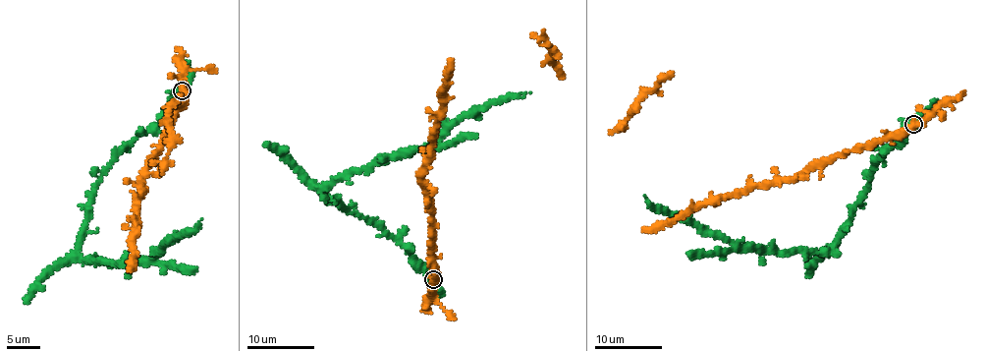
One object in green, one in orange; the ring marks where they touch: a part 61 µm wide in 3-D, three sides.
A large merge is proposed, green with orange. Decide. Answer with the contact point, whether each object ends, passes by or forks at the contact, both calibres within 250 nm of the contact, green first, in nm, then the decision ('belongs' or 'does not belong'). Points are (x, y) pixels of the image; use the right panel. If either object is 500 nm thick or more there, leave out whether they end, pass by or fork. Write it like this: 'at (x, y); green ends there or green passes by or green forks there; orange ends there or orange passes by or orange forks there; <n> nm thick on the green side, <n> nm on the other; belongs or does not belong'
at (913, 124); 650 nm thick on the green side, 500 nm on the other; does not belong

